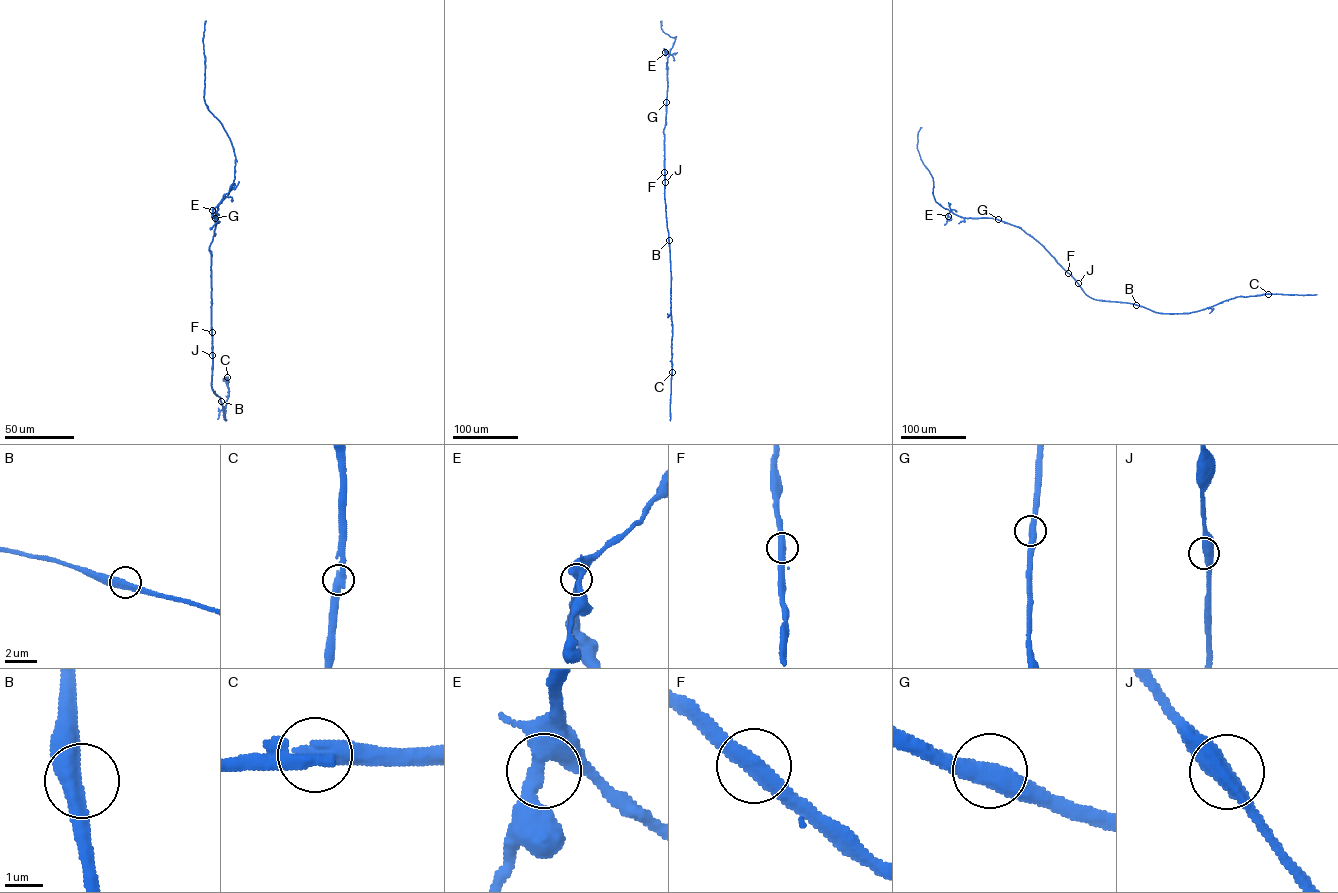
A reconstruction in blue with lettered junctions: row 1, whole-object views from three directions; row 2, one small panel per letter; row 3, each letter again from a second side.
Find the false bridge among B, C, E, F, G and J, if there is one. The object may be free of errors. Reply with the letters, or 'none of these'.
C

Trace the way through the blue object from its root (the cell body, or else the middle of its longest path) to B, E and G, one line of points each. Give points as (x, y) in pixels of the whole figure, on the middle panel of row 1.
B: (665, 179), (669, 240)
E: (665, 179), (663, 130), (669, 55), (665, 52)
G: (665, 179), (666, 102)

